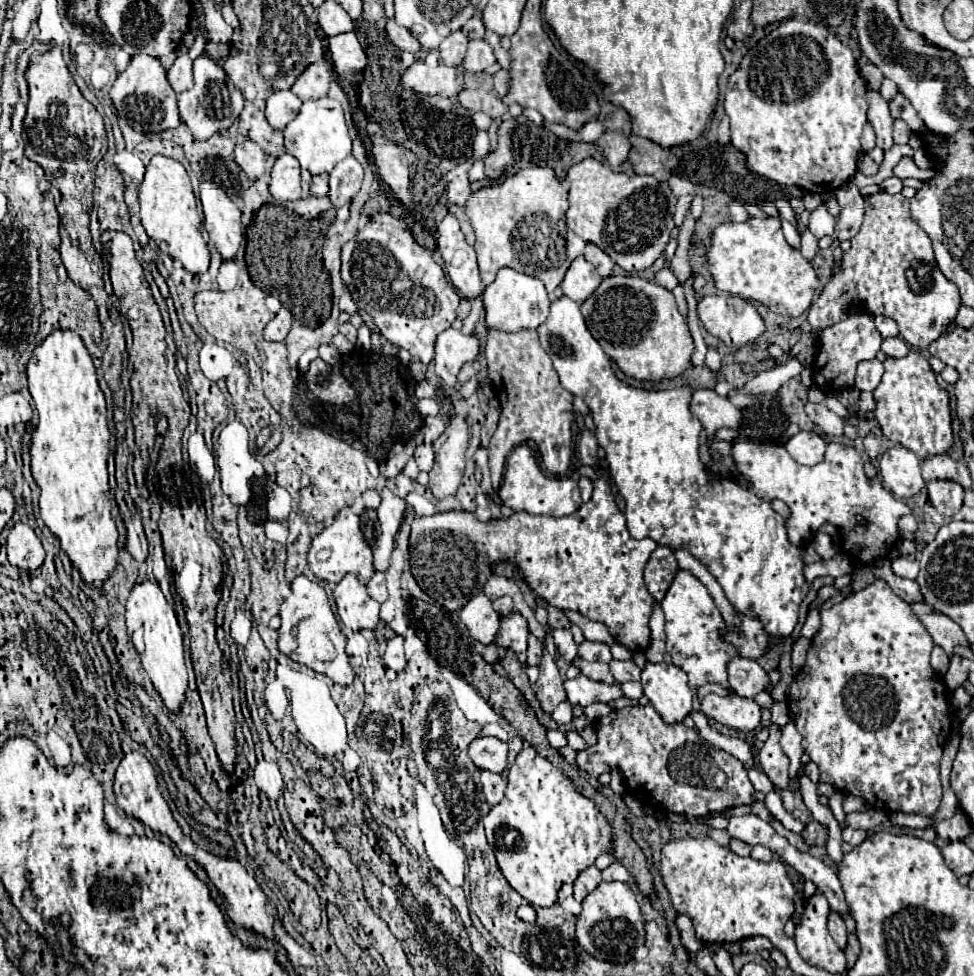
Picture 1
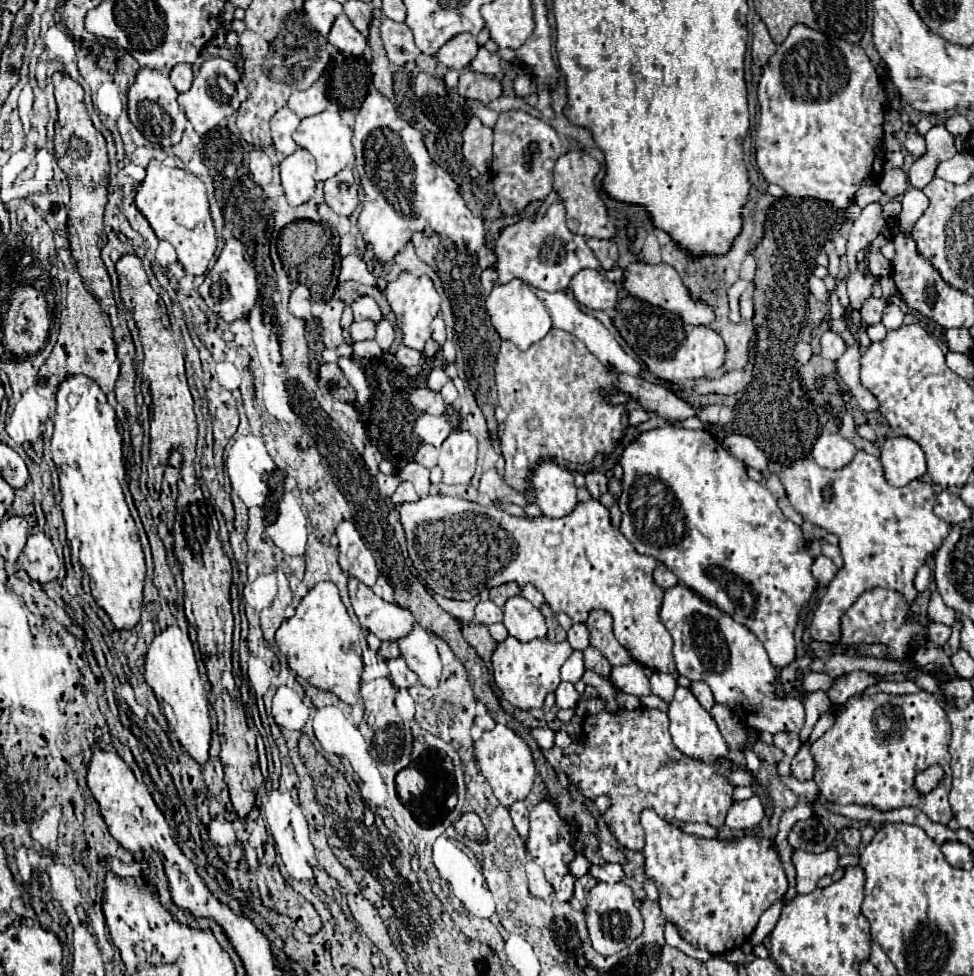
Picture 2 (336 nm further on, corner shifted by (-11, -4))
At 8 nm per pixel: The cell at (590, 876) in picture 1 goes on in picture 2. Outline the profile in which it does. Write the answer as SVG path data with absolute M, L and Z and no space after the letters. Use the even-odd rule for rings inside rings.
M586 874L586 876L578 878L578 880L576 880L576 890L574 890L576 898L578 898L578 900L584 900L584 898L586 898L586 894L588 894L594 886L596 886L596 880L594 880L590 874Z

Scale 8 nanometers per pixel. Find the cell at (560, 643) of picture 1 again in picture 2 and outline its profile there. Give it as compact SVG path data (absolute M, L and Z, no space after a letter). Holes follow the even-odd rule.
M506 638L498 644L498 648L492 654L492 672L498 688L502 690L504 698L522 710L530 708L542 708L544 698L548 692L554 692L560 684L560 668L570 658L572 648L568 640L562 642L550 642L550 640L538 640L522 644L516 638Z

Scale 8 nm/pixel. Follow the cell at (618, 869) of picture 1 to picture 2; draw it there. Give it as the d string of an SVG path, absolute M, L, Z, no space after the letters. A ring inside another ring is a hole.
M598 864L590 868L590 874L598 880L598 882L608 882L608 884L616 884L624 878L624 870L620 864Z

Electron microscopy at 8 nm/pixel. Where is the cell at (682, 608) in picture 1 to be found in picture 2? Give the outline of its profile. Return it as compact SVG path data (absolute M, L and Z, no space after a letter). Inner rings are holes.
M672 586L664 592L660 618L674 640L674 660L676 670L690 678L690 680L702 680L706 682L718 704L726 704L740 720L744 720L746 728L756 728L760 732L800 732L804 726L804 704L800 700L782 700L776 696L776 668L772 666L764 646L758 642L758 638L742 624L734 622L726 612L722 612L718 606L706 602L700 594L690 590L688 586Z

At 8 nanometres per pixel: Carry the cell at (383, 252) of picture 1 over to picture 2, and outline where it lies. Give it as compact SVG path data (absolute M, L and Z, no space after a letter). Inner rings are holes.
M400 272L400 276L392 282L388 282L388 286L382 290L392 312L396 314L396 324L398 328L404 332L404 338L402 338L402 344L422 352L426 342L430 340L432 336L432 330L430 330L430 324L432 320L438 316L440 312L440 294L438 290L434 288L430 276L414 276L410 272Z

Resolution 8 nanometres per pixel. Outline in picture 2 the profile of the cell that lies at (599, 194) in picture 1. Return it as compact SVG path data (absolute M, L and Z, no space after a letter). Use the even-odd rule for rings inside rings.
M568 152L558 158L554 166L554 190L566 204L566 224L568 230L588 238L616 238L616 222L608 214L604 200L594 184L596 174L600 172L600 164L584 154L584 152Z

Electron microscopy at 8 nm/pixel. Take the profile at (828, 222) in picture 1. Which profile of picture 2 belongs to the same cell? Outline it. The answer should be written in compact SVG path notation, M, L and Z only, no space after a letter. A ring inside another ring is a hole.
M804 24L792 26L788 38L778 46L774 56L768 60L768 64L762 70L758 102L760 102L760 124L756 130L756 164L762 172L762 176L766 178L766 182L778 184L780 188L784 188L784 192L788 196L794 196L794 198L812 196L812 198L830 202L834 208L846 208L854 200L854 194L862 184L876 184L878 182L878 178L882 174L882 164L884 164L884 162L878 162L878 158L882 154L882 136L884 136L882 124L884 124L884 112L886 112L888 104L886 104L886 94L884 94L884 88L878 80L878 74L872 68L872 64L870 64L870 60L868 60L868 56L860 44L850 44L850 42L840 40L840 38L830 40L824 34L812 30Z

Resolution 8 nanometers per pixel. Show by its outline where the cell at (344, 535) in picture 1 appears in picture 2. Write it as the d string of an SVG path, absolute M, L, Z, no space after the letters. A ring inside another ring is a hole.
M344 520L338 524L336 528L336 536L340 540L338 544L338 564L344 570L344 574L354 576L358 580L362 580L366 586L374 586L376 578L378 578L378 568L376 568L376 560L370 554L370 550L366 548L366 544L362 542L356 526L352 520Z

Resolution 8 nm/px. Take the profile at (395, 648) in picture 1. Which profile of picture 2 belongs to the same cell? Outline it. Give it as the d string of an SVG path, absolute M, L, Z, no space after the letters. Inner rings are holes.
M402 656L388 660L388 668L390 668L390 680L396 688L410 688L418 682L418 676L406 666Z

